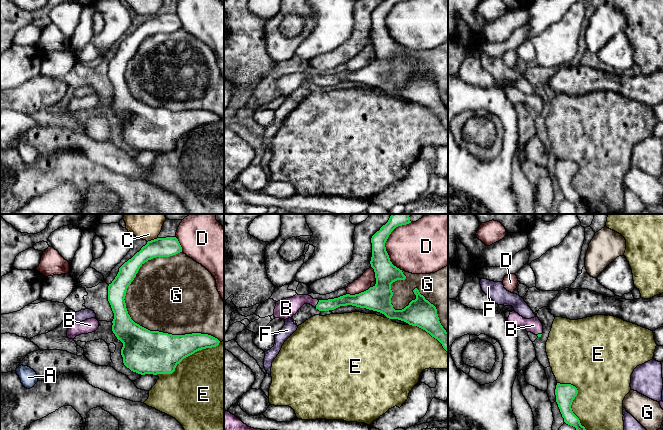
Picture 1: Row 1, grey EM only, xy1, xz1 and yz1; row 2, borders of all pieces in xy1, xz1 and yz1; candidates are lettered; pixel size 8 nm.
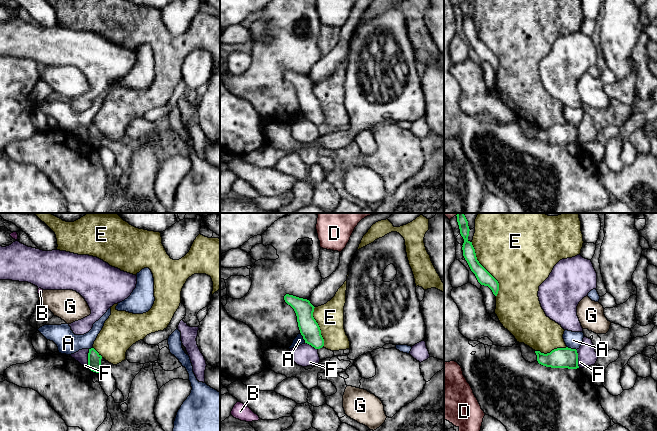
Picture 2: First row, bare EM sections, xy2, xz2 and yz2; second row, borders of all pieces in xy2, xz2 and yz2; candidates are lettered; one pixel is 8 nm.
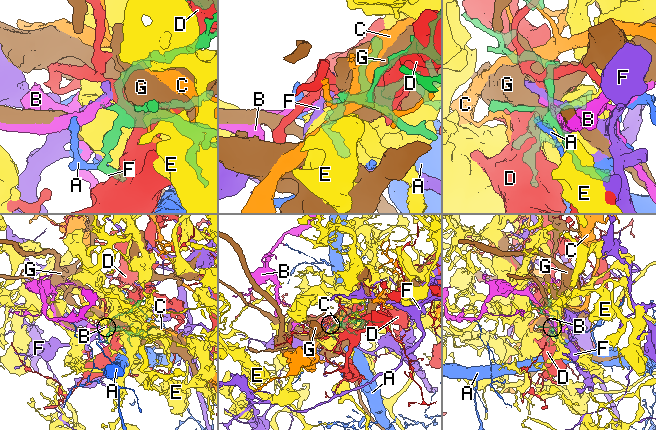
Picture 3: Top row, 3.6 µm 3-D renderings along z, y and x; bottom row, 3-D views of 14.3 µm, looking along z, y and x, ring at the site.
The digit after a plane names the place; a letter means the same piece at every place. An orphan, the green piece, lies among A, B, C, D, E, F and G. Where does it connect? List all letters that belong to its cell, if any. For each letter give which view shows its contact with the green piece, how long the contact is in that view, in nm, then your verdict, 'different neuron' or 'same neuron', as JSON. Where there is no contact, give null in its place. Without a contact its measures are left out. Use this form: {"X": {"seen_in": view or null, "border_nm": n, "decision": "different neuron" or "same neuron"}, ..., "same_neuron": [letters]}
{"A": {"seen_in": "xz2", "border_nm": 100, "decision": "different neuron"}, "B": {"seen_in": "xz1", "border_nm": 70, "decision": "same neuron"}, "C": {"seen_in": "xy1", "border_nm": 100, "decision": "different neuron"}, "D": {"seen_in": "xz1", "border_nm": 400, "decision": "different neuron"}, "E": {"seen_in": "xy1", "border_nm": 600, "decision": "different neuron"}, "F": {"seen_in": "xy2", "border_nm": 150, "decision": "different neuron"}, "G": {"seen_in": "xy1", "border_nm": 900, "decision": "different neuron"}, "same_neuron": ["B"]}

